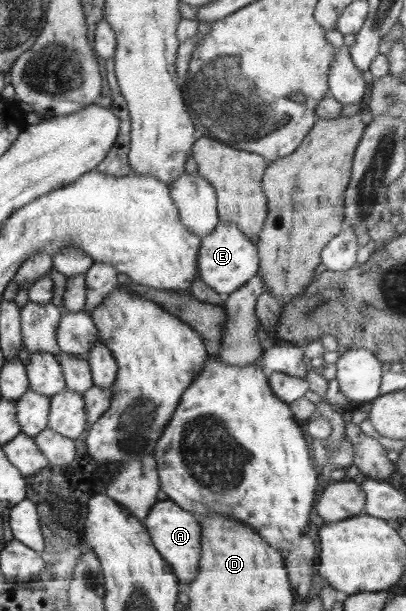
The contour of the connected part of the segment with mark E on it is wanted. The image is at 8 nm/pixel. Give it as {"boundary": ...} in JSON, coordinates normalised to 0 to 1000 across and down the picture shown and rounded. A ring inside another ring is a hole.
{"boundary":[[[542,362],[522,381],[500,386],[495,404],[488,426],[490,452],[498,460],[549,486],[596,471],[635,445],[631,403],[611,390],[601,390],[599,378],[579,363]]]}

